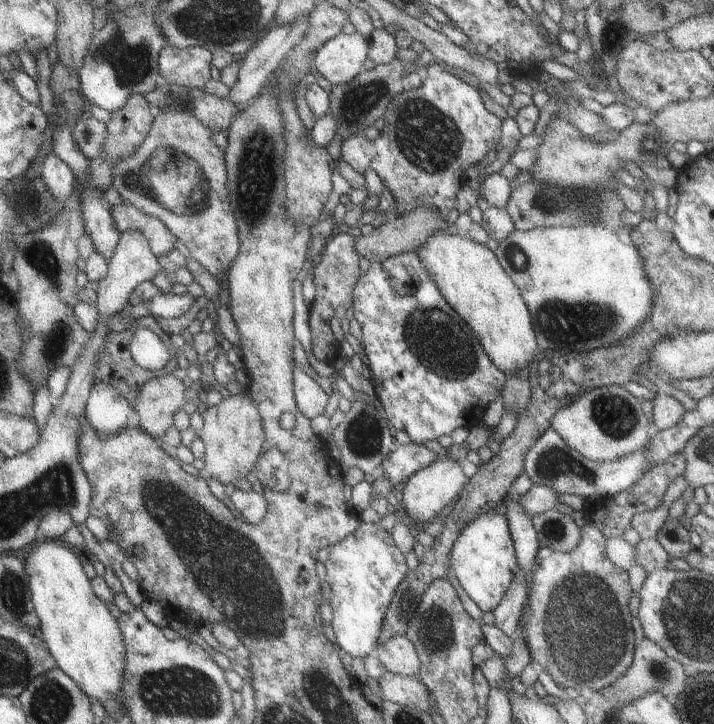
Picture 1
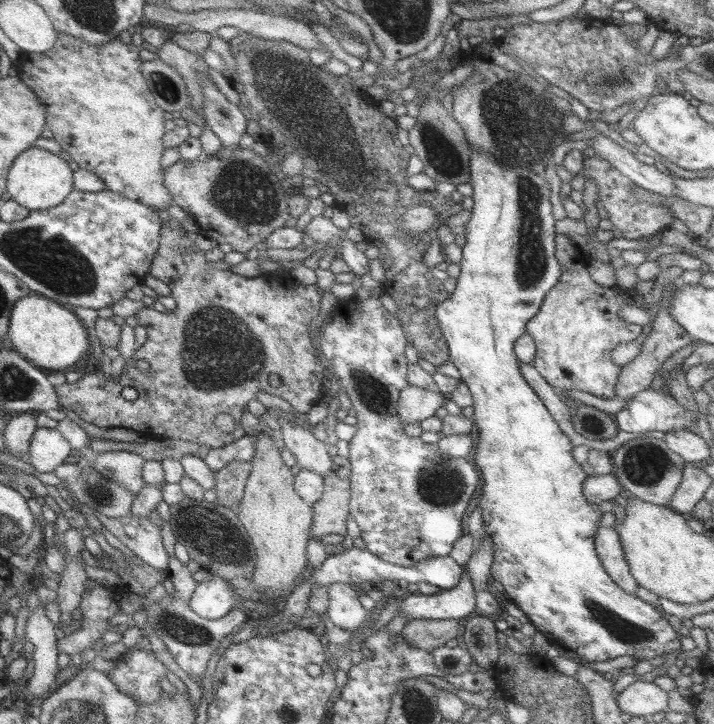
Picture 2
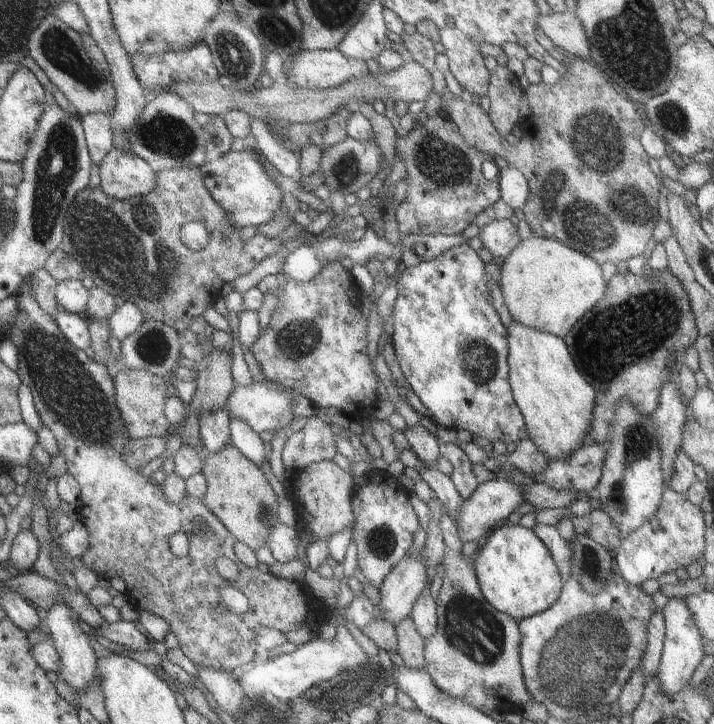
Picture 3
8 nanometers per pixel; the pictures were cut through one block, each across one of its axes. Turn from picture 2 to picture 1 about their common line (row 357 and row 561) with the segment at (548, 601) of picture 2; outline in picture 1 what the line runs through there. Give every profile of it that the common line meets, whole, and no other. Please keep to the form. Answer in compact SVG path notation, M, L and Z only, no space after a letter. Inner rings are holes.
M488 510L477 514L451 545L448 554L448 566L455 574L461 590L467 594L481 612L489 612L497 603L516 572L517 562L513 554L513 540L509 536L509 528L499 510Z

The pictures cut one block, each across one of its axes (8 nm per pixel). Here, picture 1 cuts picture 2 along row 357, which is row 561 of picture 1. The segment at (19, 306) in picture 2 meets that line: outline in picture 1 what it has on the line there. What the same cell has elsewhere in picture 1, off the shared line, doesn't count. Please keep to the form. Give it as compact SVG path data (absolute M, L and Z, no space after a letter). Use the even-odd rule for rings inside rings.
M35 537L34 542L22 553L23 568L27 574L27 590L31 596L31 604L38 618L39 635L45 648L65 676L68 676L87 698L94 698L102 703L104 700L117 700L121 696L123 668L125 668L125 648L121 640L121 630L117 620L107 611L102 600L99 600L91 590L90 580L87 579L81 563L83 557L61 540L47 540Z

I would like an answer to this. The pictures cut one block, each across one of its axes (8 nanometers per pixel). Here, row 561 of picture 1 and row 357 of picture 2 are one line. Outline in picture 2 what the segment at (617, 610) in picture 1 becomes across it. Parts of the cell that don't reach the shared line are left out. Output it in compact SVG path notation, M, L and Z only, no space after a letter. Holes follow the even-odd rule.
M564 235L554 237L554 256L561 268L559 280L545 293L537 313L525 325L525 333L533 339L535 346L531 365L563 400L572 405L566 390L612 398L621 366L611 362L609 353L617 344L637 338L641 327L617 315L624 304L623 298L615 293L613 286L601 287L591 280L587 273L587 258L577 252Z

